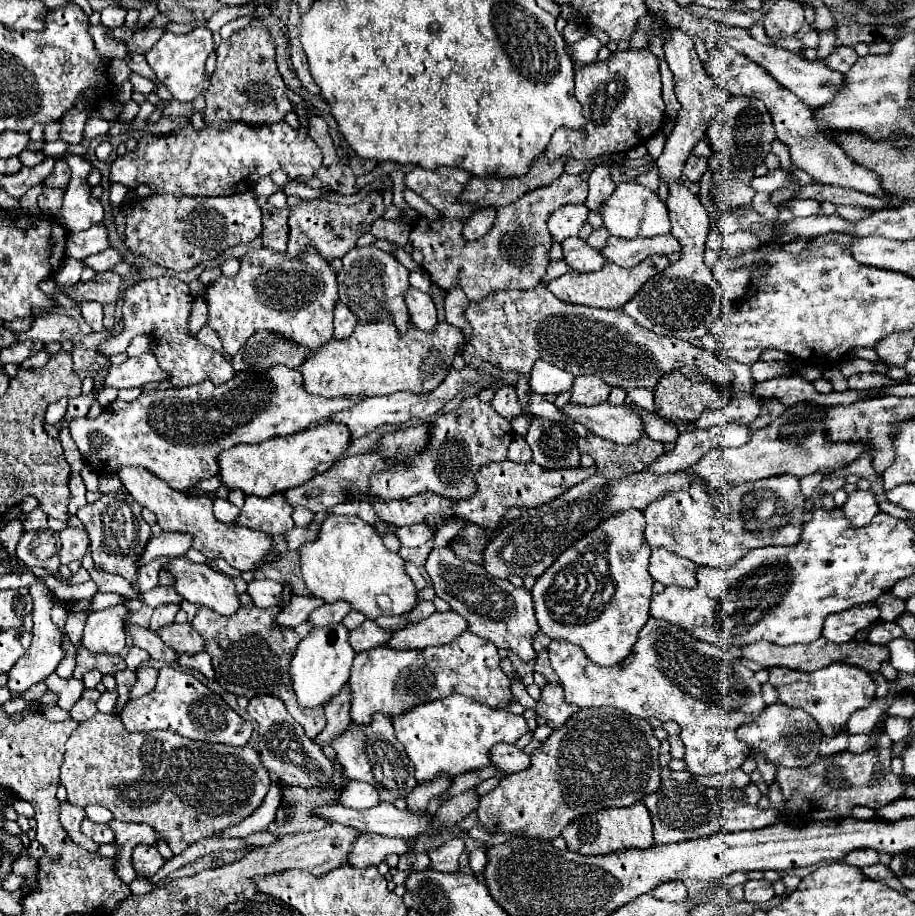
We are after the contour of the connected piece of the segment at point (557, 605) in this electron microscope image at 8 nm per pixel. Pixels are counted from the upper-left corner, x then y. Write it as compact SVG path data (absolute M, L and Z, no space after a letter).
M628 509L602 521L592 533L566 549L554 561L554 565L550 565L544 575L536 579L536 585L532 587L532 599L540 631L550 639L564 639L578 645L586 657L600 667L614 667L622 663L632 653L632 647L638 641L638 631L650 617L648 607L654 579L648 573L648 557L650 545L644 541L642 511Z

